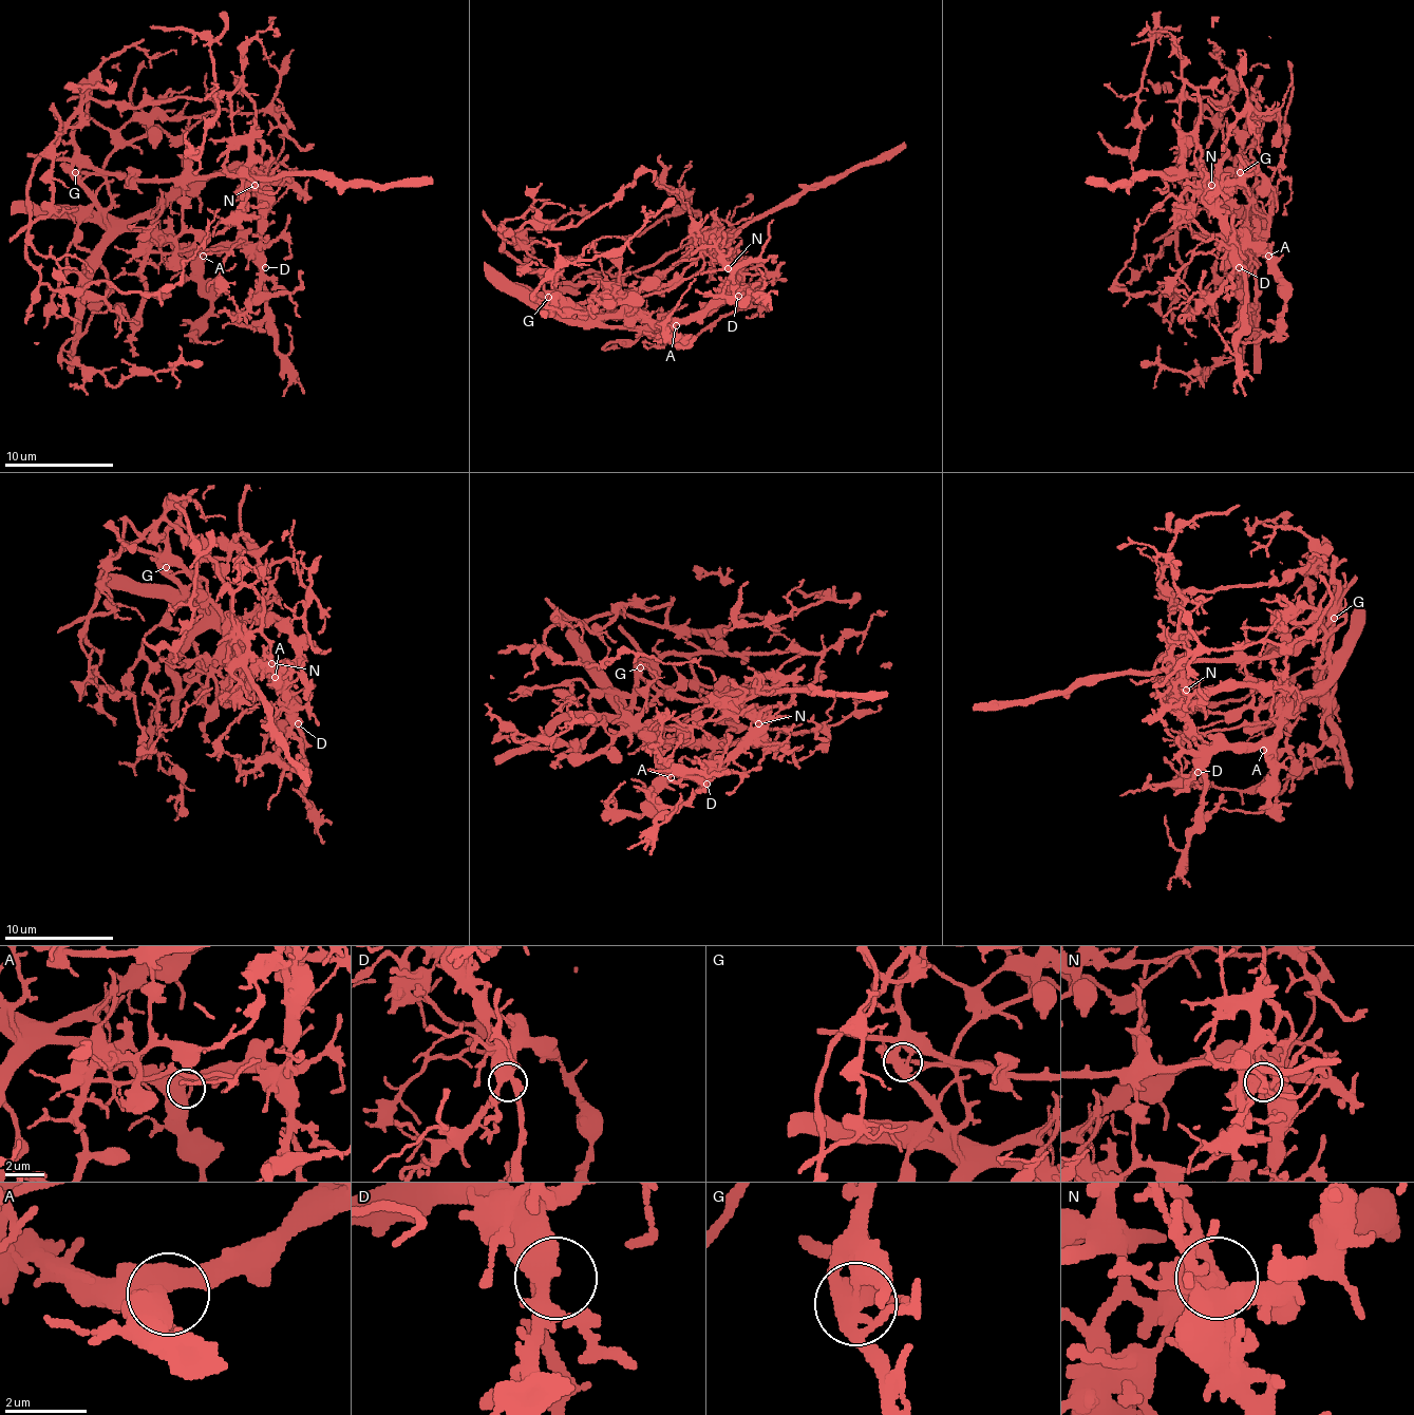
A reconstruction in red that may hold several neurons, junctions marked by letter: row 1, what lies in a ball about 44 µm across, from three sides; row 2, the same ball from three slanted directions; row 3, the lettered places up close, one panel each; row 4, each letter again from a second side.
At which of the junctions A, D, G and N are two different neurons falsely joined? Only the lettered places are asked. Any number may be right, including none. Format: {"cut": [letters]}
{"cut": ["G", "N"]}

